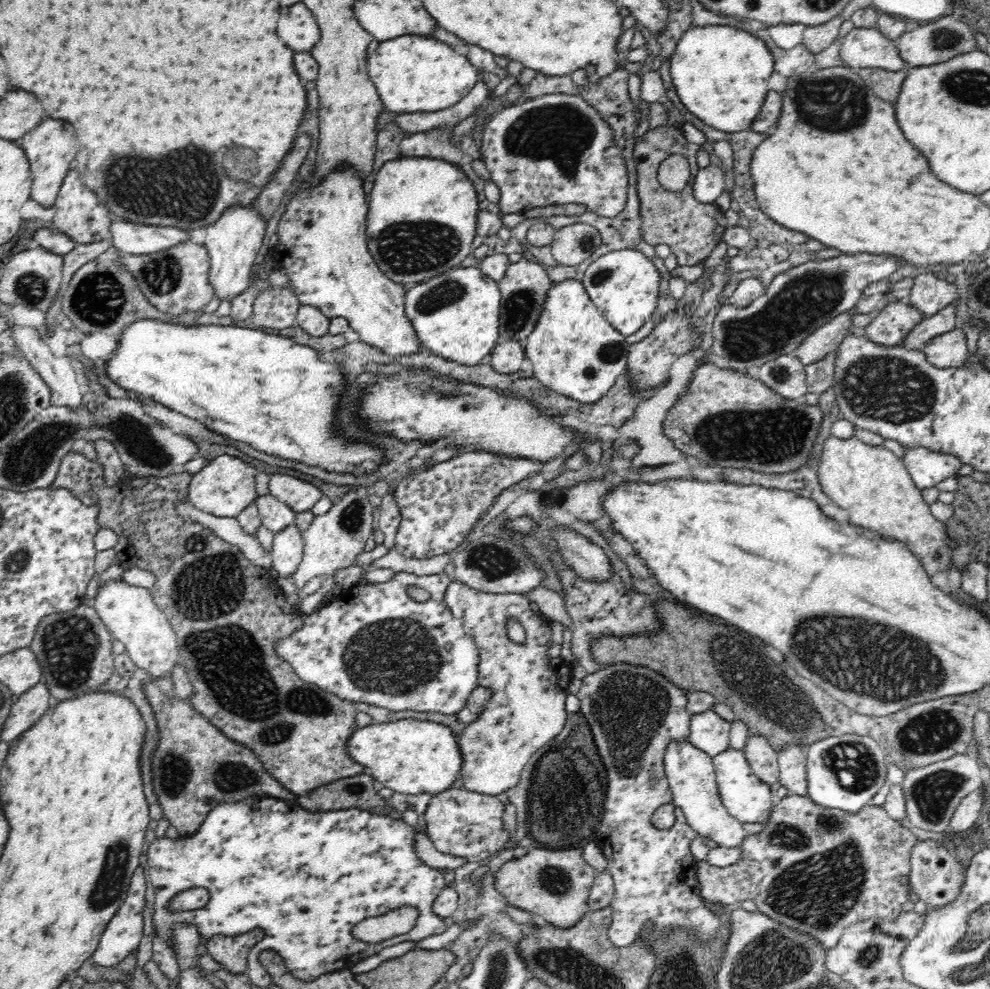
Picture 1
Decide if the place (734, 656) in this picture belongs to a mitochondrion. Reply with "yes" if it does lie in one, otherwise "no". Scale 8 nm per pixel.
yes

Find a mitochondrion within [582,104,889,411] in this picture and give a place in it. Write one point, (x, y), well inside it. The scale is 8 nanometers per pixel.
(801, 303)

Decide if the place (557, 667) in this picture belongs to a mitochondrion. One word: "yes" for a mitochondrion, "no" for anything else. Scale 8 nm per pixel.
no

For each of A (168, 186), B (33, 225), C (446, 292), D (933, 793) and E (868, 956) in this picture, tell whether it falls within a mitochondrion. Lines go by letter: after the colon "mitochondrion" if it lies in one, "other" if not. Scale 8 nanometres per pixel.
A: mitochondrion
B: other
C: mitochondrion
D: mitochondrion
E: mitochondrion

